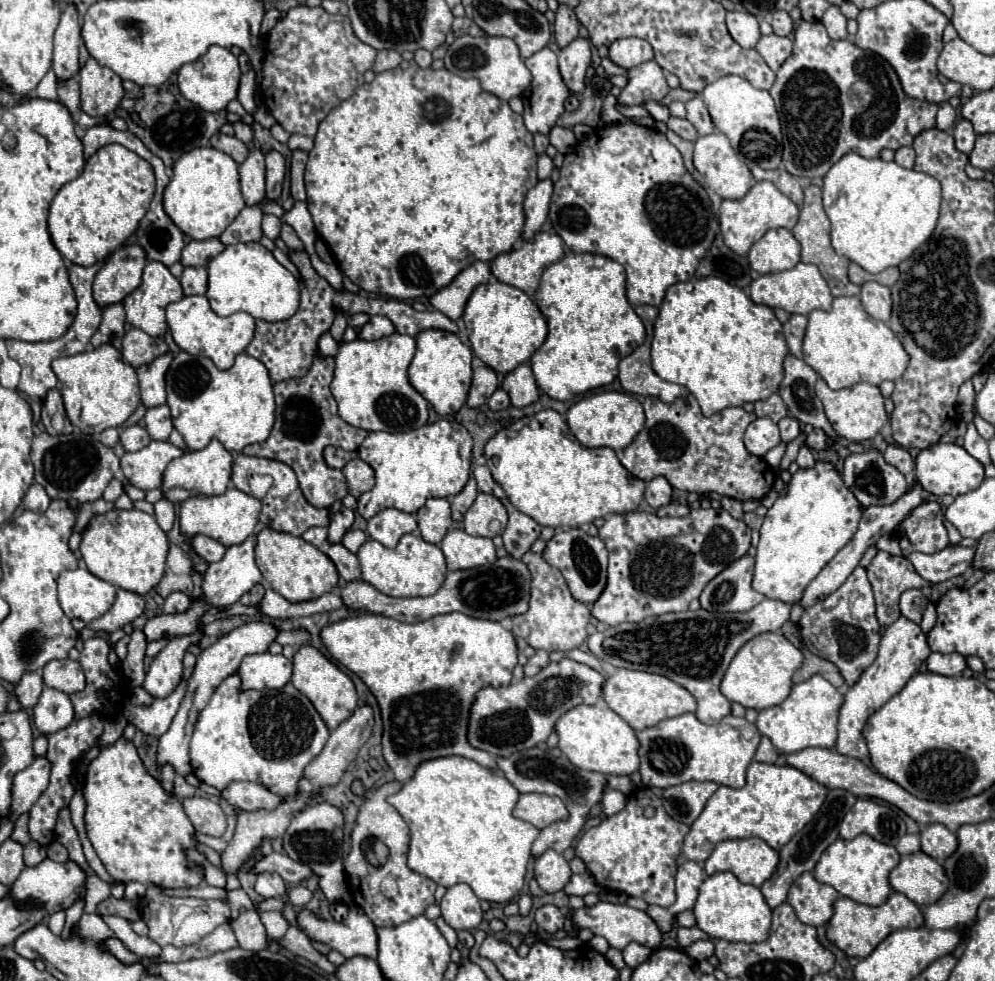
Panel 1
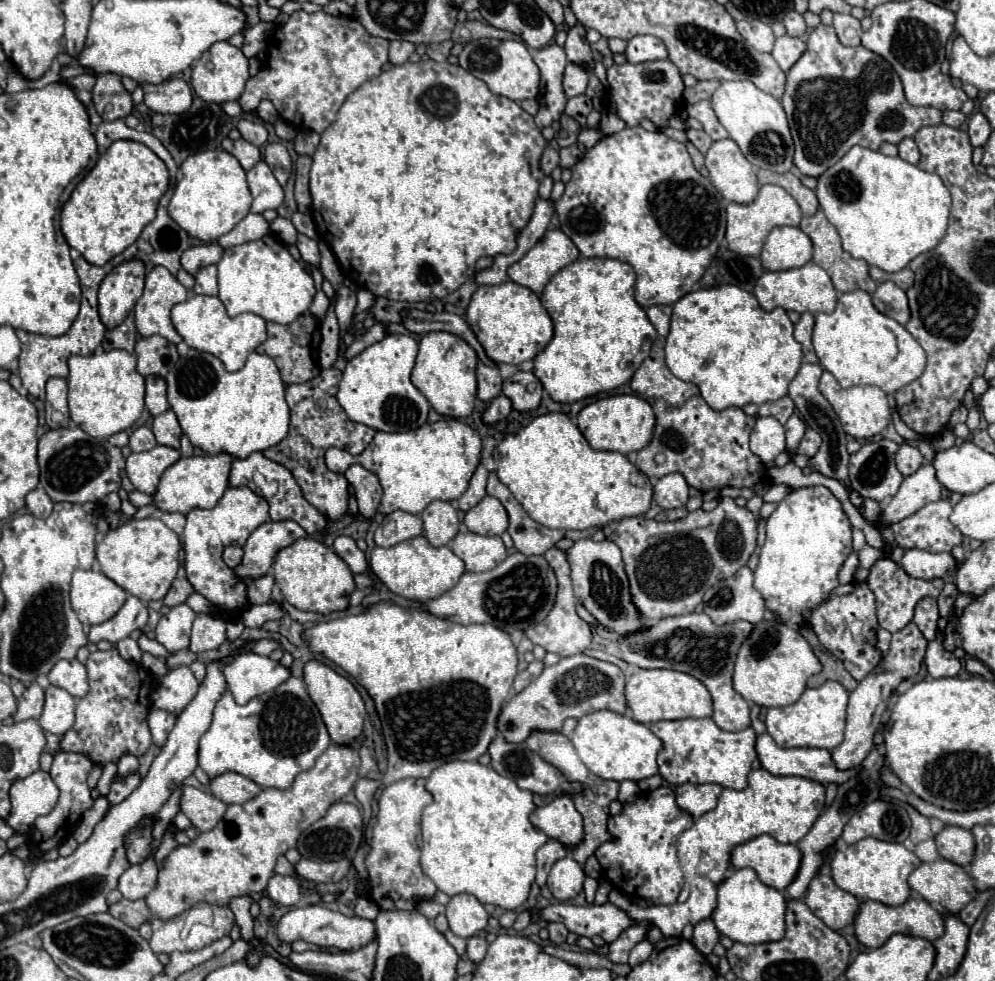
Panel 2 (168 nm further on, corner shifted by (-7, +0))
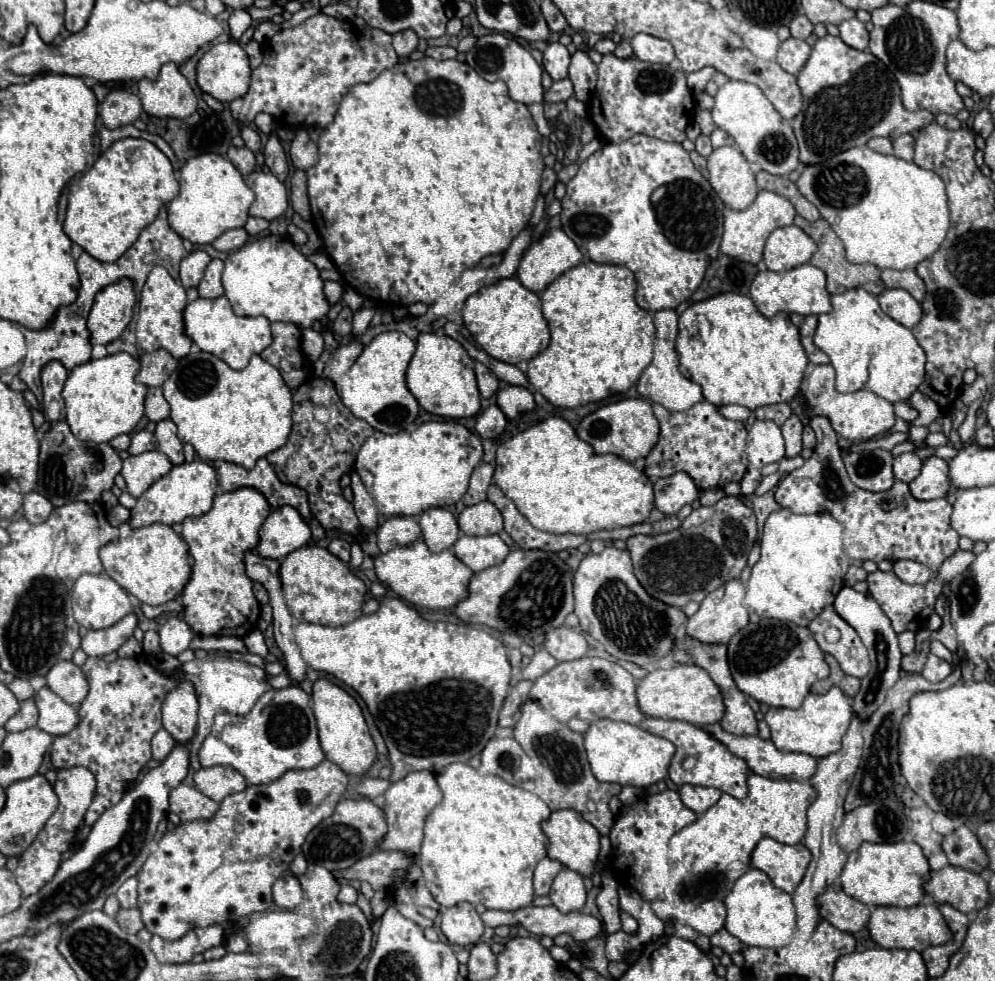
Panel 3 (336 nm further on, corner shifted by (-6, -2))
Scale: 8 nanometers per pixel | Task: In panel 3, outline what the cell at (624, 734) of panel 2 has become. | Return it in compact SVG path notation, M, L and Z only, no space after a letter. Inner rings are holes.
M613 719L593 721L583 735L583 743L591 771L599 781L635 785L635 787L649 787L657 781L663 781L667 777L669 761L675 753L675 745L671 741L647 733L637 725L621 723Z

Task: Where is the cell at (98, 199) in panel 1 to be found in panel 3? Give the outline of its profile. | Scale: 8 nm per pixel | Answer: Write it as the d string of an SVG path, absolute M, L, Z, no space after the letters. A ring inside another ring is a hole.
M121 139L115 141L101 157L95 161L95 165L81 177L77 177L69 187L69 205L67 205L67 217L63 223L65 235L83 247L91 257L103 263L117 261L139 237L141 229L151 225L159 213L159 209L169 203L179 191L179 183L173 175L171 161L149 141L145 139Z

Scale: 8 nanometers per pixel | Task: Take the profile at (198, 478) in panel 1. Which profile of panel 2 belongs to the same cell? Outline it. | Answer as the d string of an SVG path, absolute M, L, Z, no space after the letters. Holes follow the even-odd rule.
M226 453L218 455L200 455L200 457L182 457L170 465L156 487L154 505L164 513L190 513L192 509L212 509L228 487L232 457Z

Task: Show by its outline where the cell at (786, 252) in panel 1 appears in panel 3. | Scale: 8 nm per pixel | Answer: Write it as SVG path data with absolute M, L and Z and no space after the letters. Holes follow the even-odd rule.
M797 225L775 229L763 251L763 263L771 271L789 271L803 263L809 263L811 255L817 251L813 239Z

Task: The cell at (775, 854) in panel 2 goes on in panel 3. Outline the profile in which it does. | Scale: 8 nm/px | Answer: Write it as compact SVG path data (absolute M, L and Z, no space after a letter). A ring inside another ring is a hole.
M763 837L751 853L751 867L767 873L773 885L785 893L795 891L809 861L811 853L805 845L783 845L769 837Z

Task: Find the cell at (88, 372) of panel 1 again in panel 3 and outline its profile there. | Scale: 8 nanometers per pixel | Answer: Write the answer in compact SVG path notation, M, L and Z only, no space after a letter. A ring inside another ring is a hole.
M115 353L103 359L91 359L77 365L63 389L67 423L77 439L105 443L121 433L131 433L139 419L143 417L143 399L147 393L145 385L135 383L139 371L139 361L129 353Z

